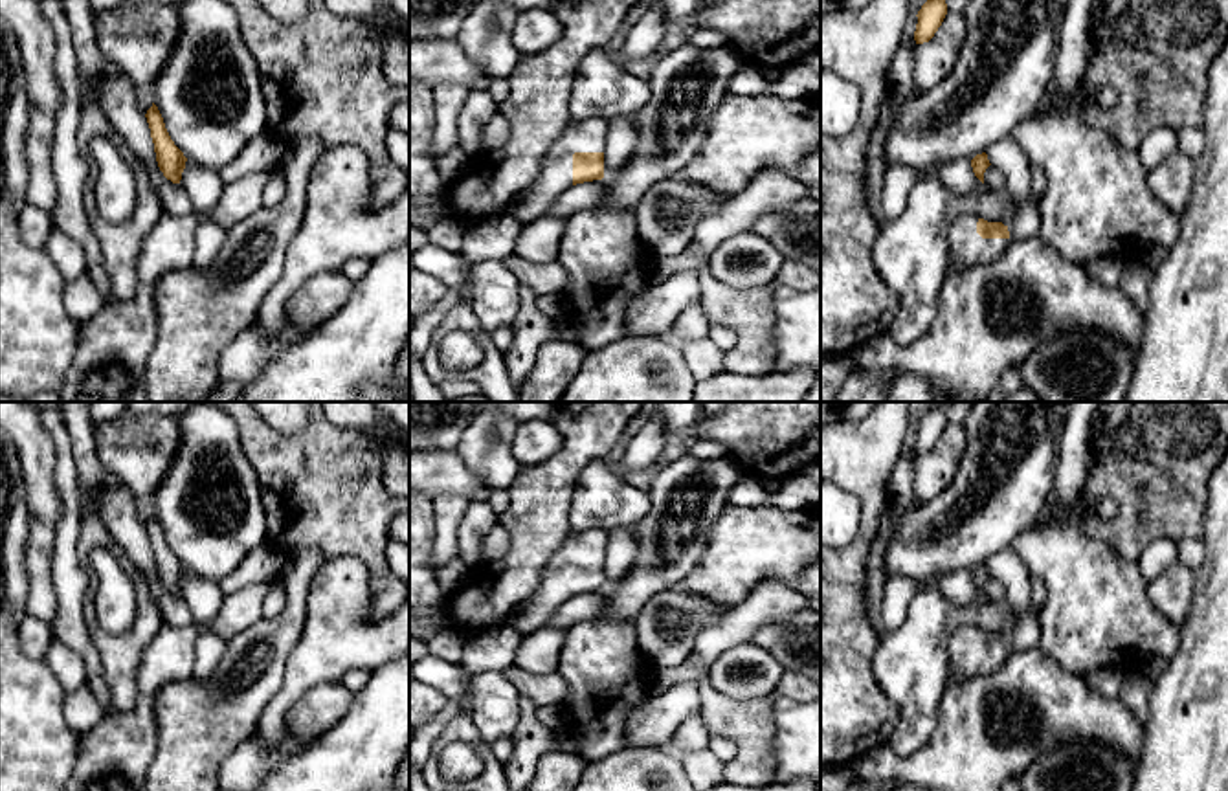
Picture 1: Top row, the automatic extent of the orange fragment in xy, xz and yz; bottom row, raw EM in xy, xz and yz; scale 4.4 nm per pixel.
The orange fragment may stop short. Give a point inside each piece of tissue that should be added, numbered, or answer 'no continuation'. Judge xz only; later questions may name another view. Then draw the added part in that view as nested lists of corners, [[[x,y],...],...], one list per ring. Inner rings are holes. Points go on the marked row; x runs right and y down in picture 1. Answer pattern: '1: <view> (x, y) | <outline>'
1: xz (580, 136) | [[[602,117],[573,119],[543,156],[536,180],[512,202],[508,213],[523,226],[545,215],[573,187],[573,154],[604,152],[608,130],[609,121]]]

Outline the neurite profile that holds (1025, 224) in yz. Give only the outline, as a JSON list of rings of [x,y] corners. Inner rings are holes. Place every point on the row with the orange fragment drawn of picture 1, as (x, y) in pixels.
[[[1037,198],[1026,200],[1024,206],[1013,215],[1013,220],[1008,226],[1010,239],[1026,240],[1037,237],[1039,220],[1041,213]]]

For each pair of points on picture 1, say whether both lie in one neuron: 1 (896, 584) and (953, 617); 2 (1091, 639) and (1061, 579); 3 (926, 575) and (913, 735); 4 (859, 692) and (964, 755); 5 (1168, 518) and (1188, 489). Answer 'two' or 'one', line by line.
1: two
2: one
3: two
4: two
5: one

